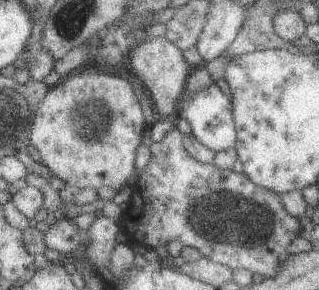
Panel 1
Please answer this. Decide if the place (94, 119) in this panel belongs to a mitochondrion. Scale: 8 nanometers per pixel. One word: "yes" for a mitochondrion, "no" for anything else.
yes

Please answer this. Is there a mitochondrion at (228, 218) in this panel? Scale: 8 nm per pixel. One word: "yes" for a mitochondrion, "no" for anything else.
yes

